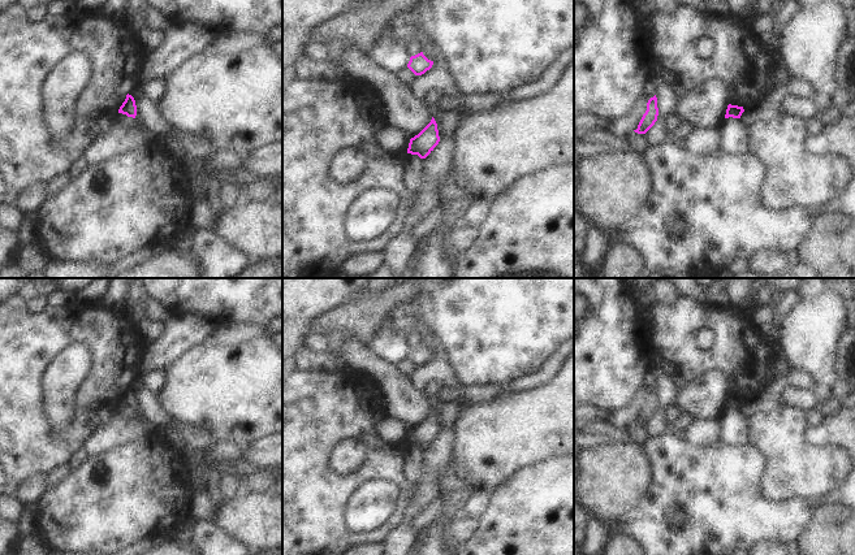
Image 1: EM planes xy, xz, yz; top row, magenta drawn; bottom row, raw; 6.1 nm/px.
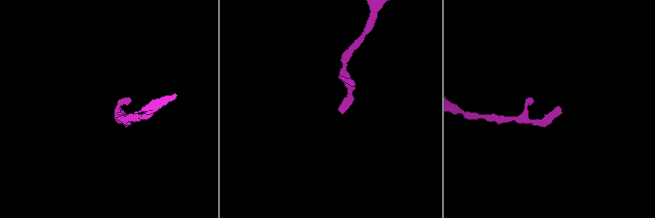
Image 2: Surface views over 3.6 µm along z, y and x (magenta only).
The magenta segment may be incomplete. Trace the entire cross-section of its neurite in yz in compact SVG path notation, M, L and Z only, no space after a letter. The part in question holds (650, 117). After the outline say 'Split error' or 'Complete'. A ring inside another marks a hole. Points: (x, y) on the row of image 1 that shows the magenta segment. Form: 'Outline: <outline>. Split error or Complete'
Outline: M656 95L651 97L647 103L647 110L643 114L638 129L634 130L638 134L645 134L657 121L658 108L657 108L657 97Z. Complete

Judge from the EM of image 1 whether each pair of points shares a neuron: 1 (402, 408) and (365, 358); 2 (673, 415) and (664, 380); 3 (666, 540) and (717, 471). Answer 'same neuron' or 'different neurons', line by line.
1: same neuron
2: different neurons
3: same neuron

